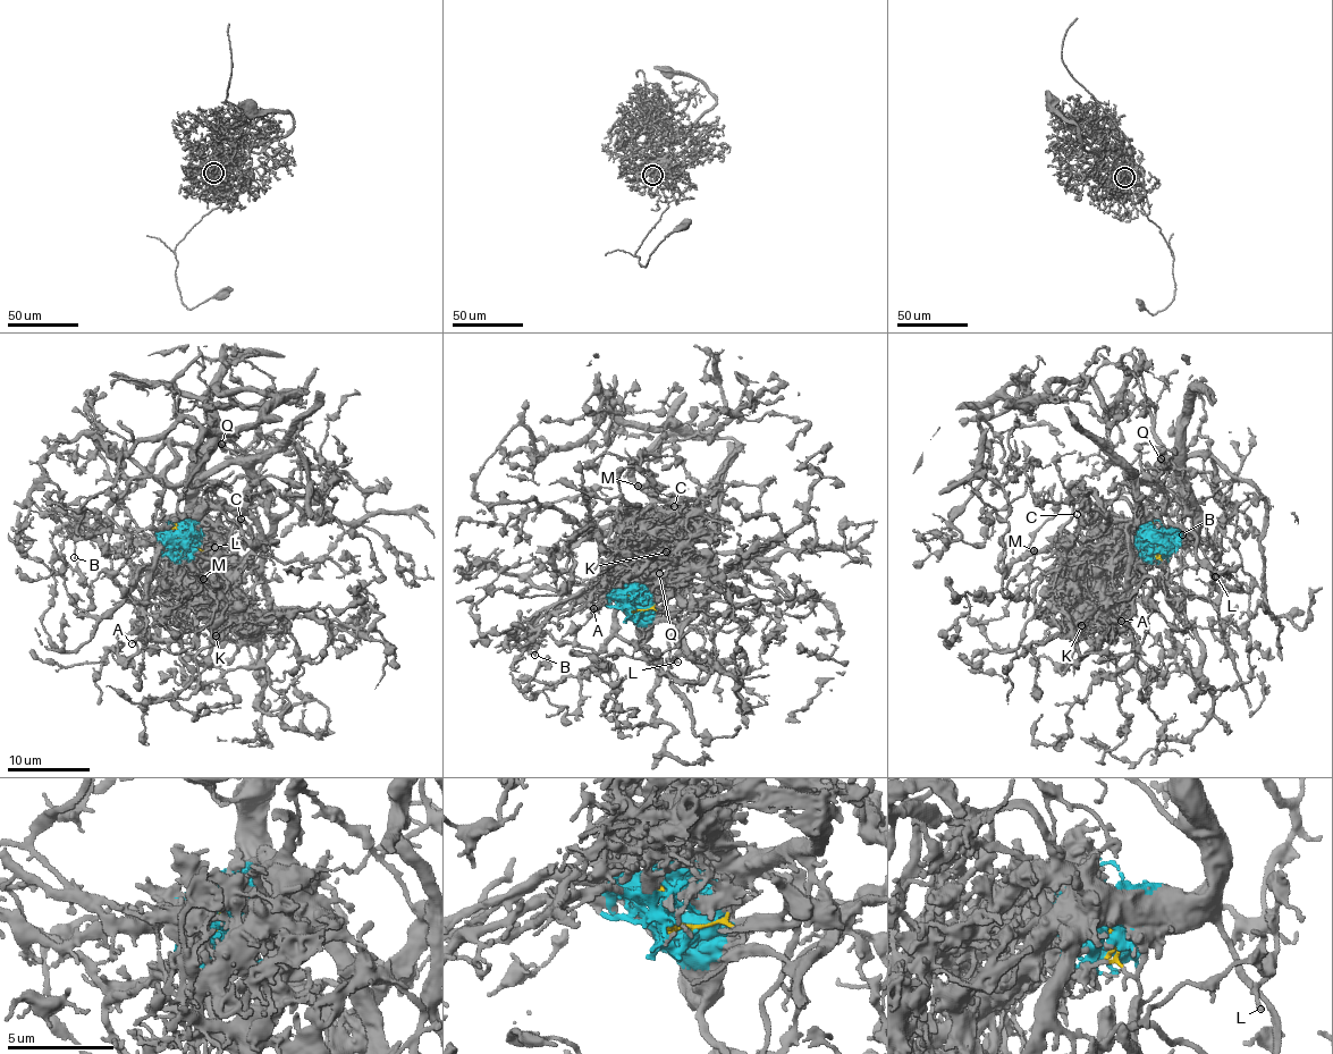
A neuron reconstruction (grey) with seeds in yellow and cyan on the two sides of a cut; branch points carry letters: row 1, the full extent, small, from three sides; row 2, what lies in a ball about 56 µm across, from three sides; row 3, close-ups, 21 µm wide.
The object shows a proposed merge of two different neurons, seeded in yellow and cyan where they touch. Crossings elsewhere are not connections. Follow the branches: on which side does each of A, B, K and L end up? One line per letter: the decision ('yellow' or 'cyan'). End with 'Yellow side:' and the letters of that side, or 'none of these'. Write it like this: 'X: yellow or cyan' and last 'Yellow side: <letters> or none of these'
A: cyan
B: cyan
K: cyan
L: yellow
Yellow side: L

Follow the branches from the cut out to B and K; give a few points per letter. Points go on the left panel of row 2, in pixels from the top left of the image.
B: (178, 539), (107, 550), (98, 540), (78, 537), (79, 531), (73, 557)
K: (178, 539), (188, 554), (195, 583), (212, 596), (225, 613), (225, 629), (216, 631), (216, 635)

